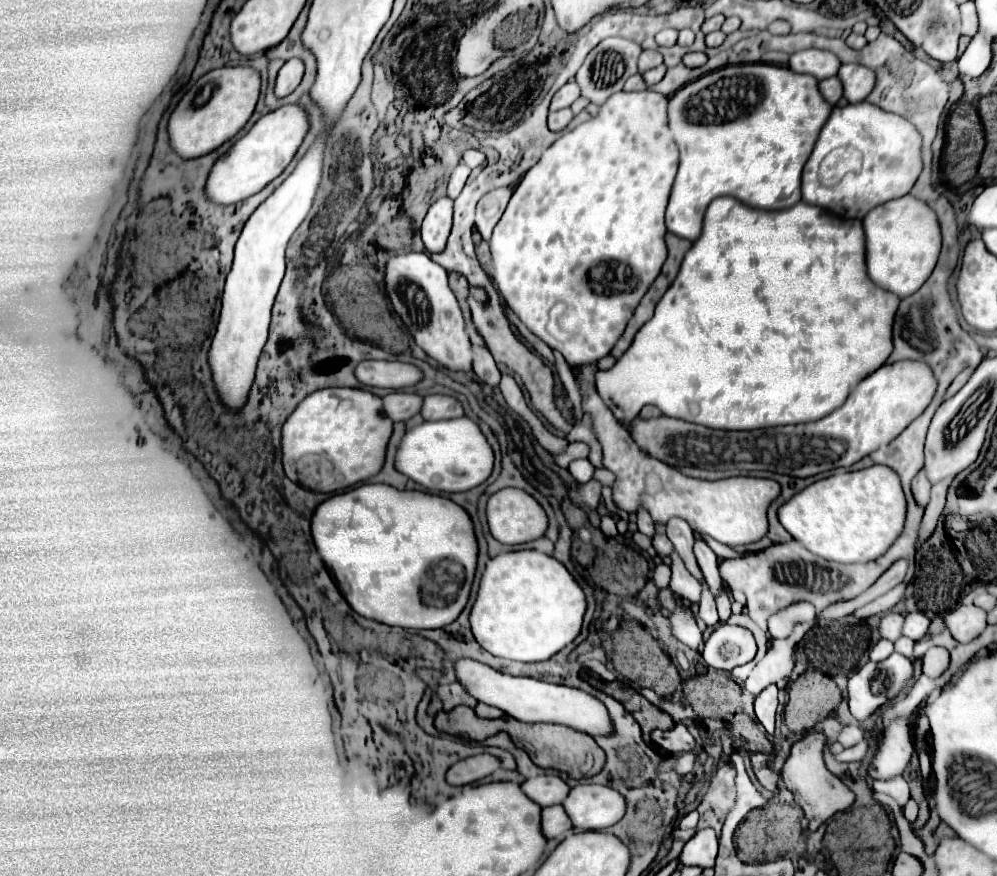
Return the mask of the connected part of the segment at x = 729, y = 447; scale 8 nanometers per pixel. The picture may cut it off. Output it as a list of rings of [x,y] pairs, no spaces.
[[[893,362],[863,378],[857,390],[845,400],[841,408],[829,416],[795,426],[777,426],[751,432],[713,430],[677,418],[635,418],[631,422],[631,438],[649,456],[669,466],[697,466],[707,470],[769,470],[795,478],[807,478],[829,472],[841,466],[851,466],[889,444],[903,432],[933,400],[937,380],[925,362]]]

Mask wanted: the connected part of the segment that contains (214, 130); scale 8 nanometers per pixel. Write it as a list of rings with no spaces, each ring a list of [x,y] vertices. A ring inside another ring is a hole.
[[[251,66],[217,68],[207,72],[183,96],[169,118],[169,140],[183,158],[197,158],[231,140],[251,118],[261,92],[261,76]]]

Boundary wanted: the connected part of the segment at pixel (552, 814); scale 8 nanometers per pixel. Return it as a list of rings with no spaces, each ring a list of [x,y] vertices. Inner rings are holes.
[[[553,806],[553,808],[543,808],[543,820],[541,820],[543,834],[547,838],[557,838],[559,834],[567,832],[573,828],[569,816],[565,816],[563,806]]]

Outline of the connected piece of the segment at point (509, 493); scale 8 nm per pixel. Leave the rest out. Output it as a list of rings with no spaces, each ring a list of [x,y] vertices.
[[[503,488],[497,494],[493,494],[487,502],[487,520],[493,538],[497,538],[503,544],[523,544],[537,540],[545,536],[549,526],[549,518],[541,508],[541,504],[531,494],[519,488]]]

